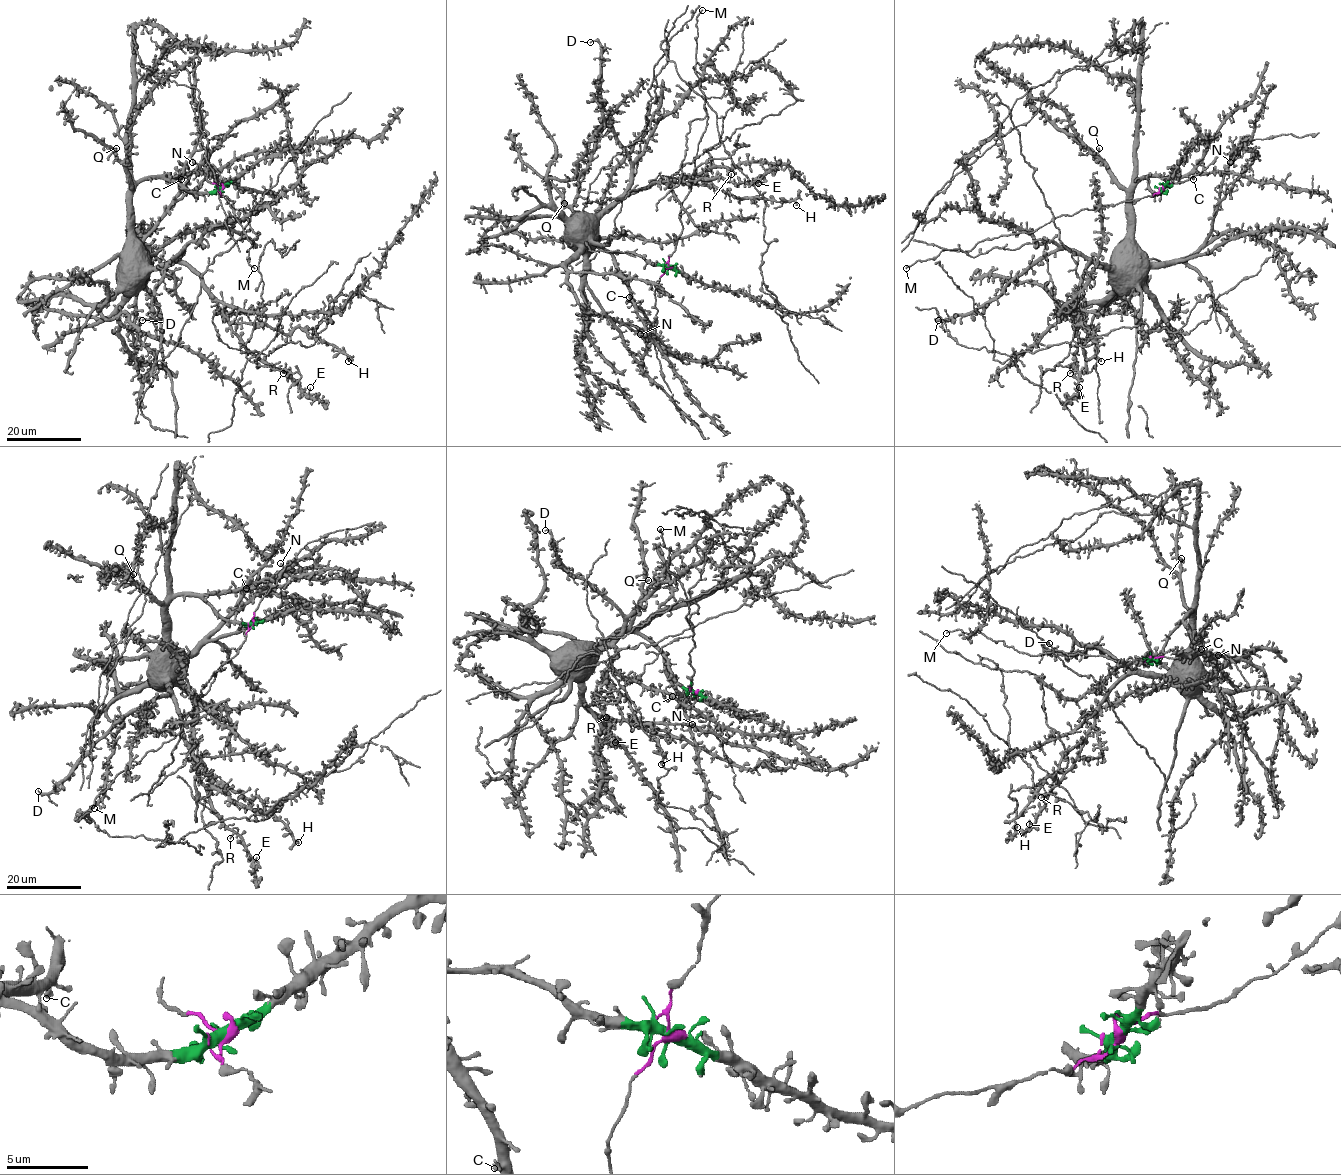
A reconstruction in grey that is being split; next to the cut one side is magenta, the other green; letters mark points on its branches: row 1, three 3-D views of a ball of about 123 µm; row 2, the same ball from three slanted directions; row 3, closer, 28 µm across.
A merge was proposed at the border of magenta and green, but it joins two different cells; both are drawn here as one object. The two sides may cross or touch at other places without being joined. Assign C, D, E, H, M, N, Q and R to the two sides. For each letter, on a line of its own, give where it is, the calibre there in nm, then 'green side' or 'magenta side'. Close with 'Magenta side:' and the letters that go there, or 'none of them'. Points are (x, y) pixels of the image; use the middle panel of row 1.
C: (629, 297) | 280 nm | green side
D: (590, 42) | 80 nm | green side
E: (758, 183) | 90 nm | green side
H: (796, 205) | 240 nm | green side
M: (702, 10) | 140 nm | magenta side
N: (640, 334) | 360 nm | green side
Q: (564, 203) | 260 nm | green side
R: (731, 174) | 160 nm | green side
Magenta side: M

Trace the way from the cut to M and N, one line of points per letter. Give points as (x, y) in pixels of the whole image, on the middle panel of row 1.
M: (669, 267), (708, 117), (695, 71), (697, 15), (702, 10)
N: (669, 267), (650, 263), (629, 252), (612, 253), (614, 266), (629, 290), (646, 331), (640, 334)

